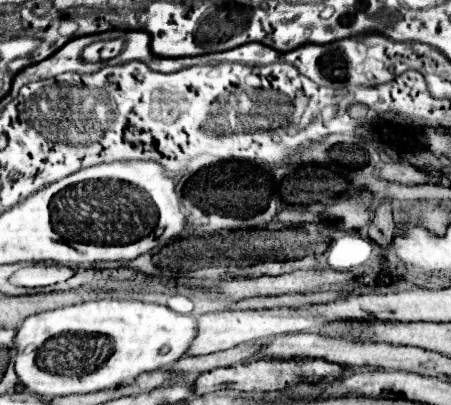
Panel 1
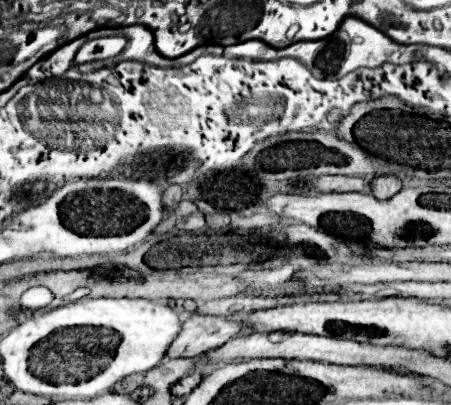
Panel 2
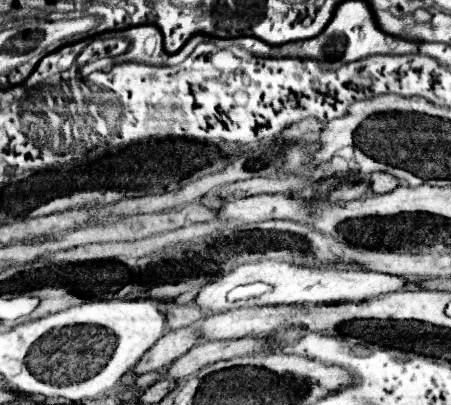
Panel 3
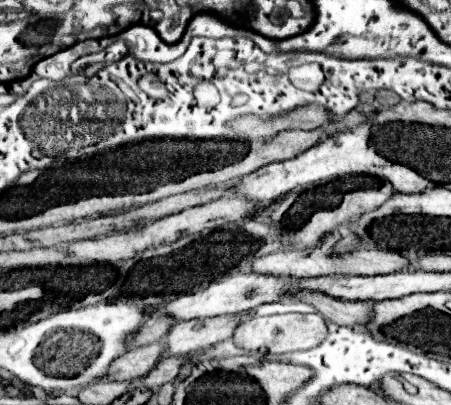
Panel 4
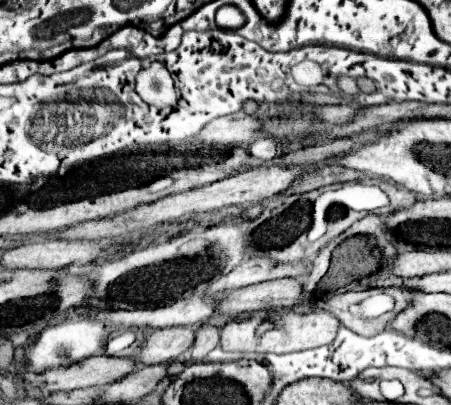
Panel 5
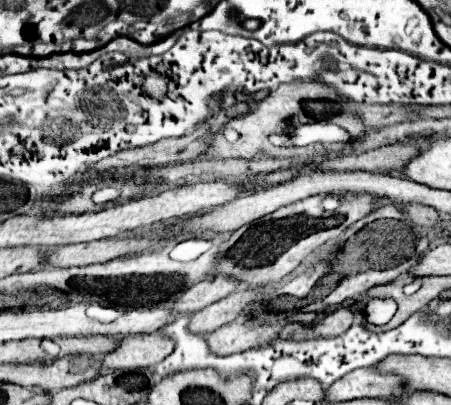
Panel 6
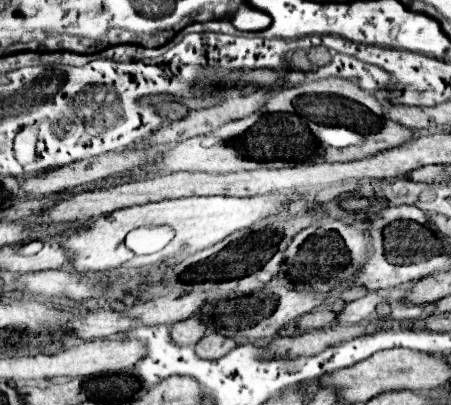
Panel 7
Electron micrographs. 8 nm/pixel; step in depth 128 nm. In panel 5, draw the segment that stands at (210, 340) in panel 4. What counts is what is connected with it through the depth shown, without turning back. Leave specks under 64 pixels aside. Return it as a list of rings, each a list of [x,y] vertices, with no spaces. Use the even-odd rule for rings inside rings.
[[[172,326],[152,330],[138,350],[140,364],[168,364],[184,354],[196,338],[194,326]]]

